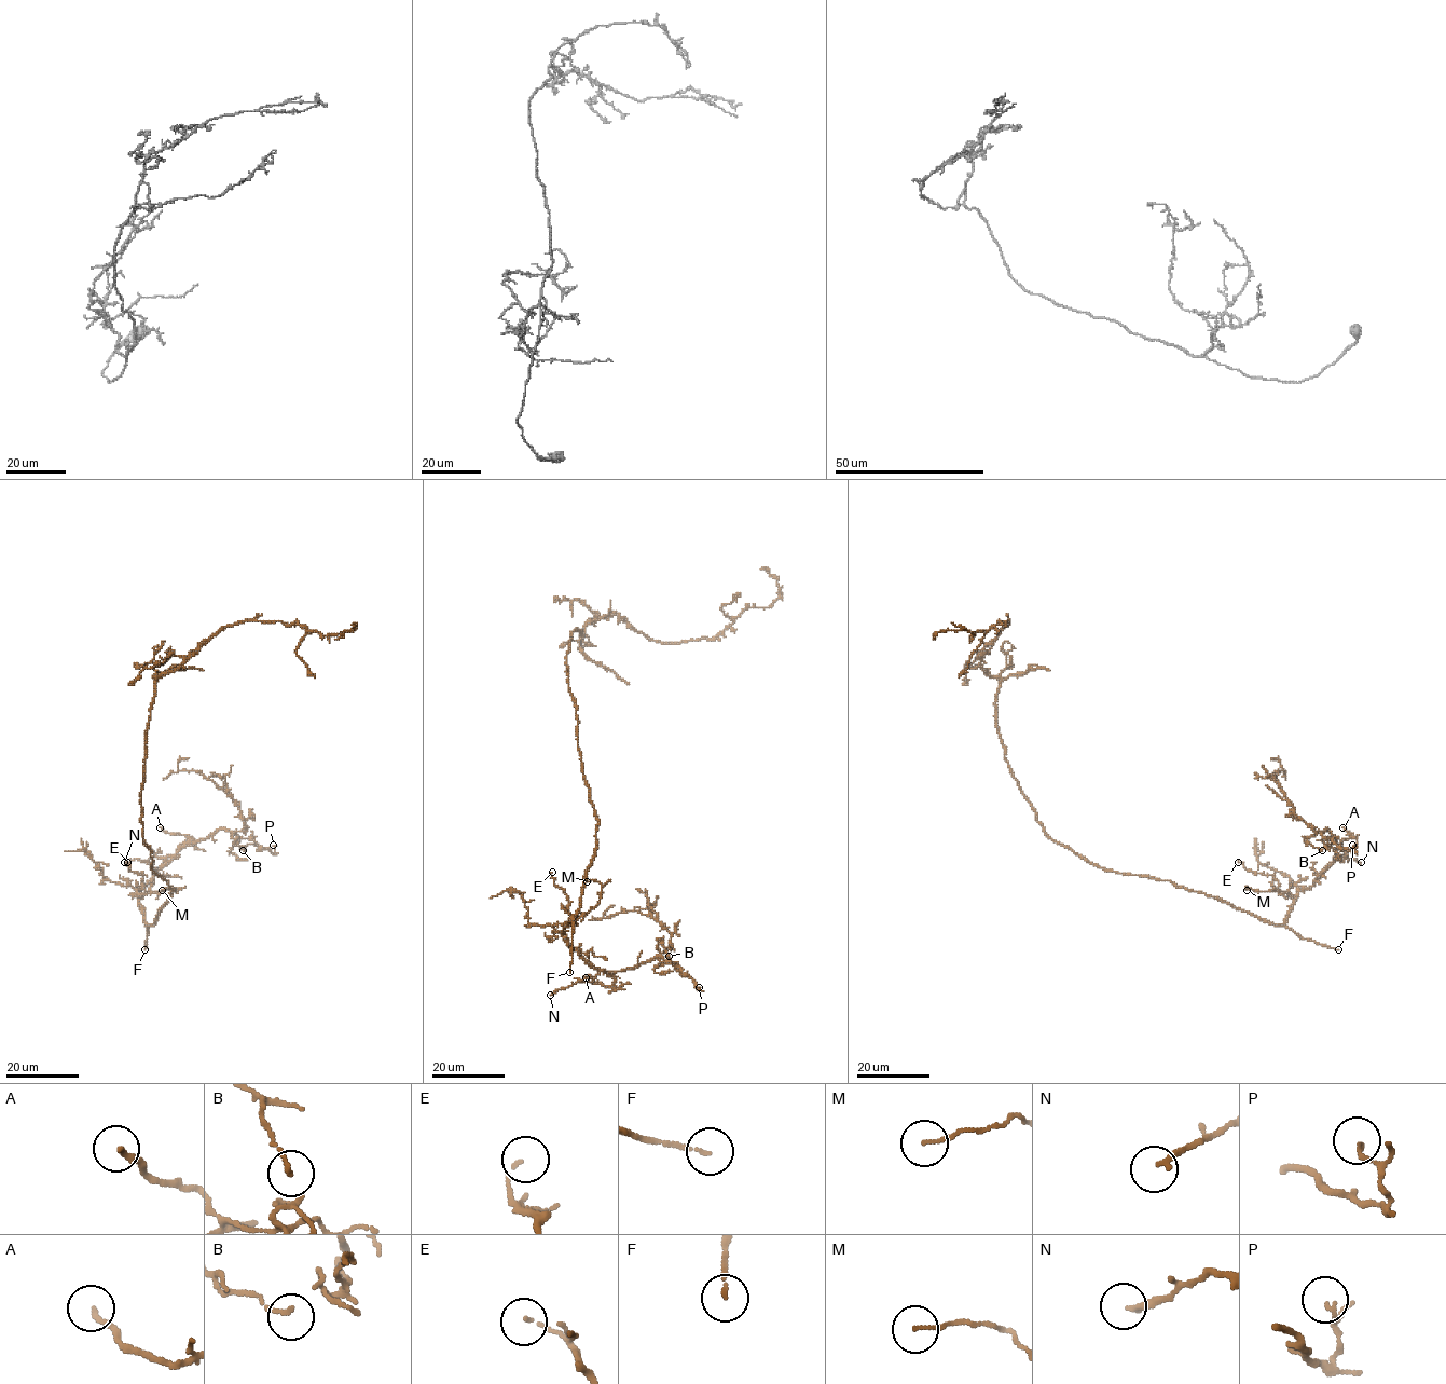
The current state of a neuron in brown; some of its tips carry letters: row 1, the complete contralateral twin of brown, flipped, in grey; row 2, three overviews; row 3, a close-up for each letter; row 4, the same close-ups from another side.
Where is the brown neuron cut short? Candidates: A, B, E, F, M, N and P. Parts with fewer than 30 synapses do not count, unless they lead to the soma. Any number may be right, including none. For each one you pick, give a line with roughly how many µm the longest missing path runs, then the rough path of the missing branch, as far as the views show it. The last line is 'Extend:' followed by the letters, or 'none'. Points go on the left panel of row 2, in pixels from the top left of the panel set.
F: 70 µm | (145, 949), (135, 955), (132, 934), (128, 940), (118, 928), (127, 892), (140, 876)
Extend: F

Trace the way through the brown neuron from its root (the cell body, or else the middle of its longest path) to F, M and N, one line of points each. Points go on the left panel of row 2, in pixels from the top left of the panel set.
F: (152, 868), (171, 890), (155, 921), (147, 928), (145, 949)
M: (152, 868), (171, 890), (155, 921), (147, 925), (140, 896), (176, 889), (162, 890)
N: (152, 868), (171, 890), (155, 921), (147, 925), (138, 890), (171, 857), (124, 862)

